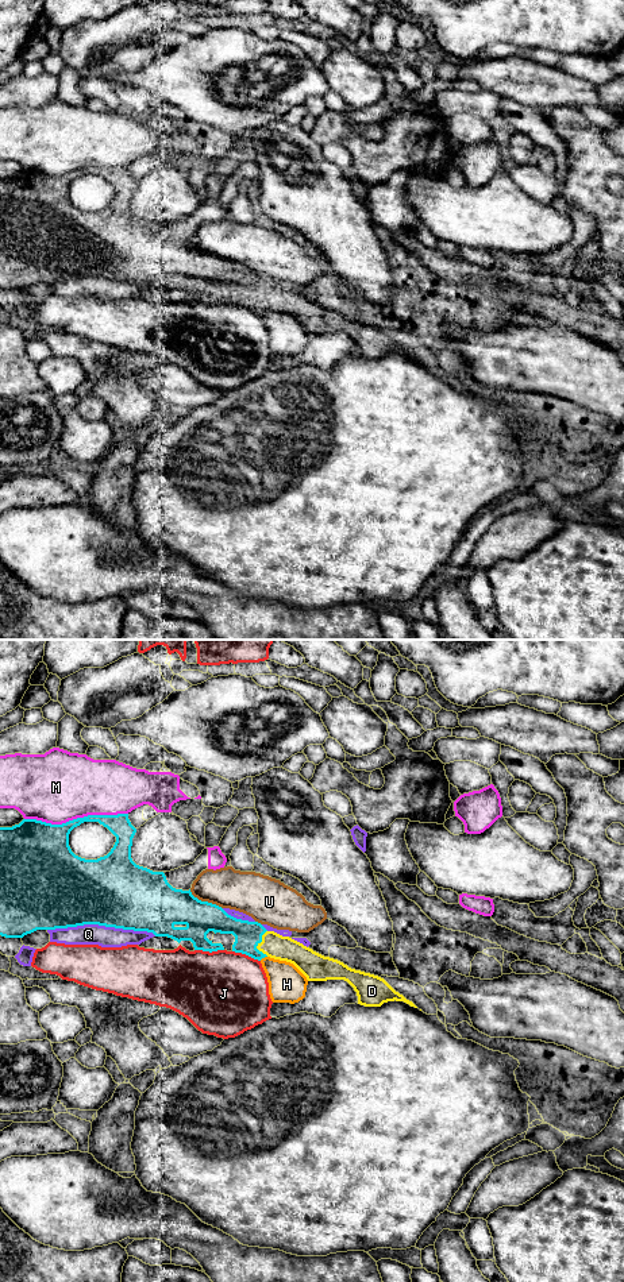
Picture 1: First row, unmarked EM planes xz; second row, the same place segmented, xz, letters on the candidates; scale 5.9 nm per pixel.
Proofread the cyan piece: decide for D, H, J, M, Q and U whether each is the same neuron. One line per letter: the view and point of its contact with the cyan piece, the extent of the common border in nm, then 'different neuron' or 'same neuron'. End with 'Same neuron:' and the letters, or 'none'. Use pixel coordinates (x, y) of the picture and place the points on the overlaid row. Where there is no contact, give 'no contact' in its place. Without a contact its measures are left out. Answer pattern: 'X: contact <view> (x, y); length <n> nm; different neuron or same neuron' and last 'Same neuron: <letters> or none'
D: contact xz (257, 945); length 160 nm; same neuron
H: contact xz (262, 957); length 50 nm; different neuron
J: contact xz (210, 952); length 180 nm; different neuron
M: contact xz (77, 818); length 600 nm; different neuron
Q: contact xz (101, 925); length 650 nm; different neuron
U: contact xz (205, 902); length 240 nm; different neuron
Same neuron: D

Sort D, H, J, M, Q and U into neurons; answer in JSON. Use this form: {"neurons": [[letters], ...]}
{"neurons": [["D"], ["H"], ["J"], ["M"], ["Q"], ["U"]]}

